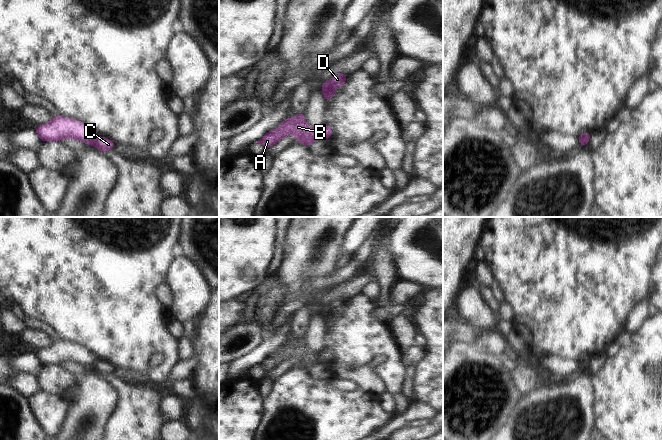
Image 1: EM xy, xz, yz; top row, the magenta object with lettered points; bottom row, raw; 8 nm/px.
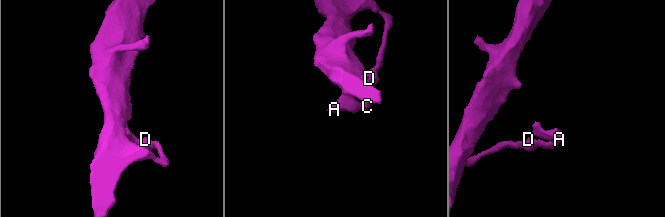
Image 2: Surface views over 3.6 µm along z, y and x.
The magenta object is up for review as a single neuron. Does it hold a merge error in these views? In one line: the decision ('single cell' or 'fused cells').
fused cells

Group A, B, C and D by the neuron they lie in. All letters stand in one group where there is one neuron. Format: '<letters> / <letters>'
A B / C D

